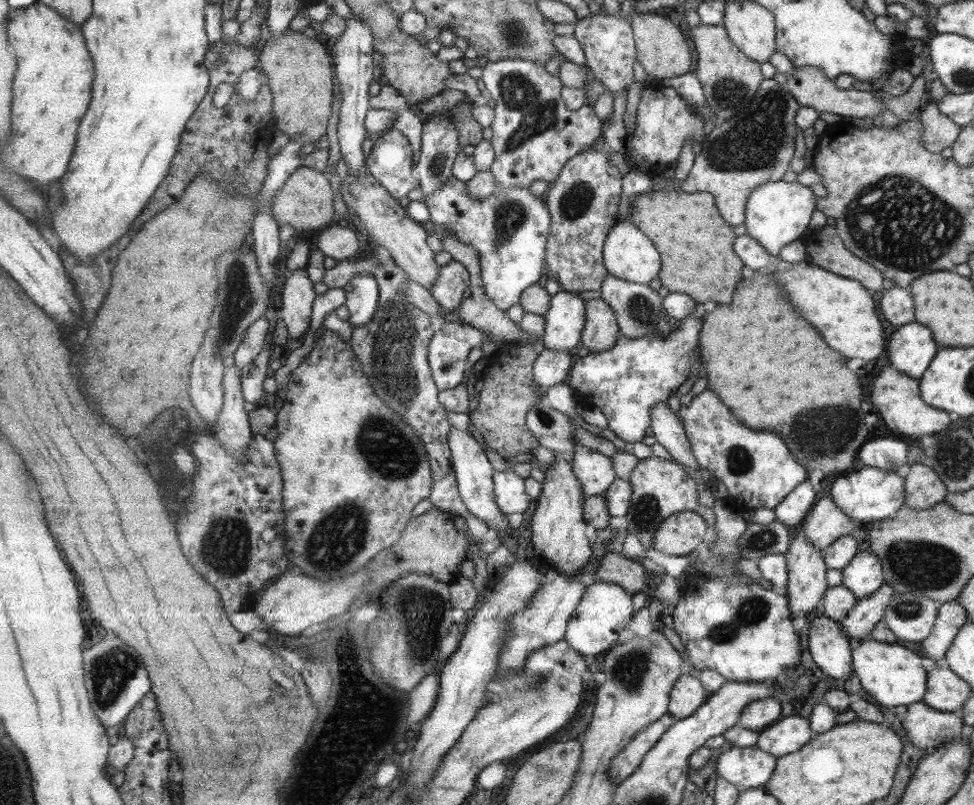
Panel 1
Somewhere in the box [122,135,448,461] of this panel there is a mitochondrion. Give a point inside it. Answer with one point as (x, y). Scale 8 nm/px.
(392, 353)

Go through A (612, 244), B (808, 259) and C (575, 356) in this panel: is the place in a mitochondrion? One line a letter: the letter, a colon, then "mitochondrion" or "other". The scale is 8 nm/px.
A: other
B: other
C: other

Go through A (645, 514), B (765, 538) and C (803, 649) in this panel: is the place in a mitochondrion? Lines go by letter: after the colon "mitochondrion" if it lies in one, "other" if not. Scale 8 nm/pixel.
A: mitochondrion
B: mitochondrion
C: other

